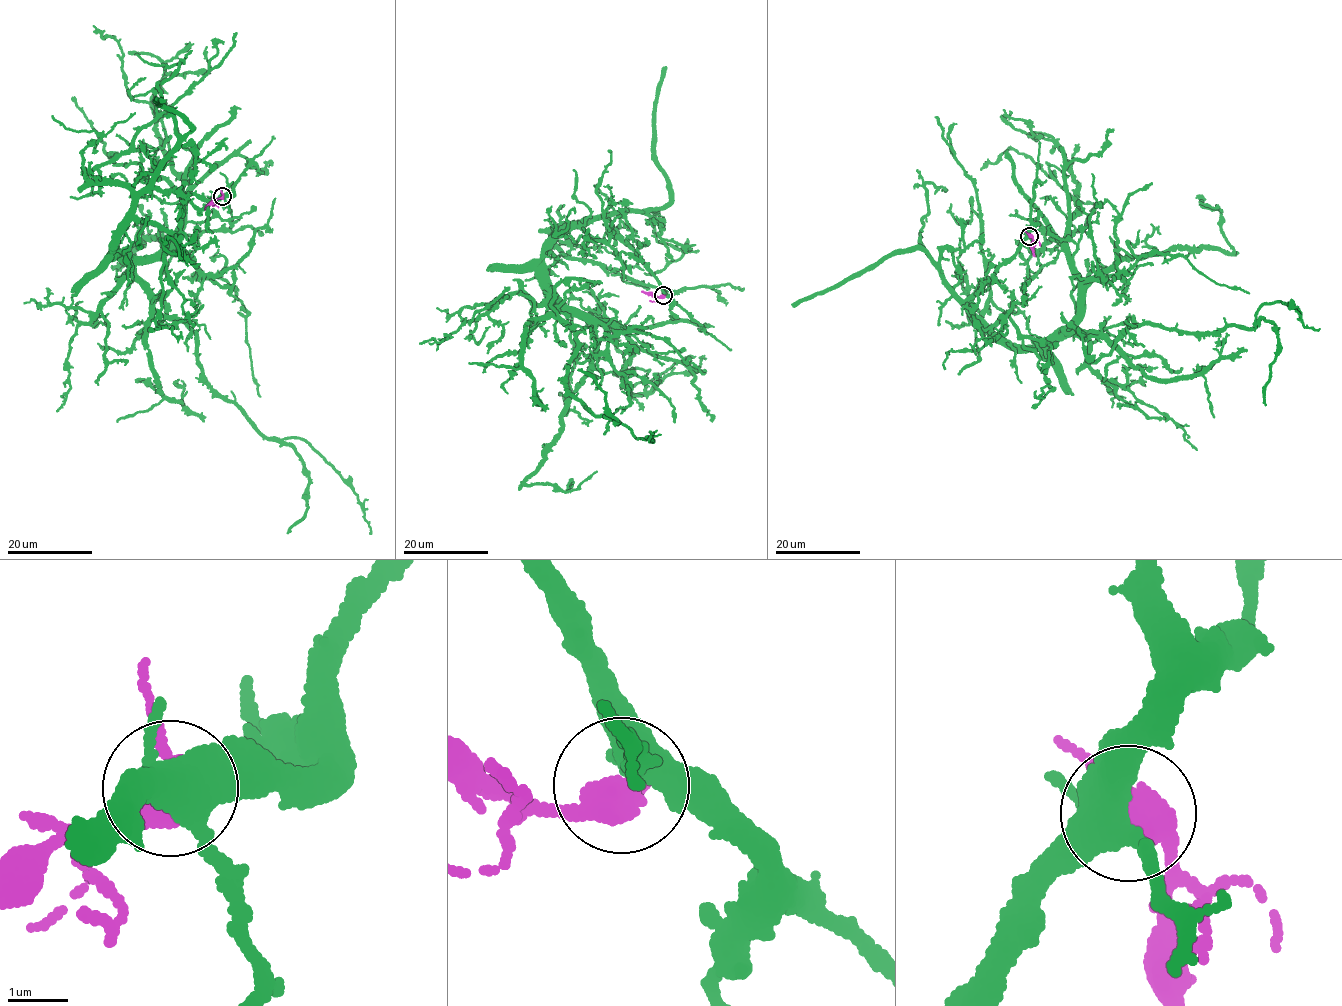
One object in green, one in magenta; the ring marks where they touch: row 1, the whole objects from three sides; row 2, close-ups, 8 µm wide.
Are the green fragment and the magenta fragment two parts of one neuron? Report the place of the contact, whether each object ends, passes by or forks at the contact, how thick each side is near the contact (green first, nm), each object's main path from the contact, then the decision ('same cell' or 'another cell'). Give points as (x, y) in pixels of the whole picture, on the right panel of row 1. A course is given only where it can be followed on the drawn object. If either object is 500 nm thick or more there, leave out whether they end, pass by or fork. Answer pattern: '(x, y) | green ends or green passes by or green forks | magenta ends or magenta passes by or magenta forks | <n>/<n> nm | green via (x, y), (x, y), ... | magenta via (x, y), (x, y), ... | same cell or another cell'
(1029, 236) | green forks | magenta passes by | 460/380 nm | green via (1028, 236), (967, 303), (1009, 342), (1113, 341), (1160, 323), (1255, 327), (1278, 301), (1319, 328) | magenta via (1029, 236), (1034, 256) | same cell

